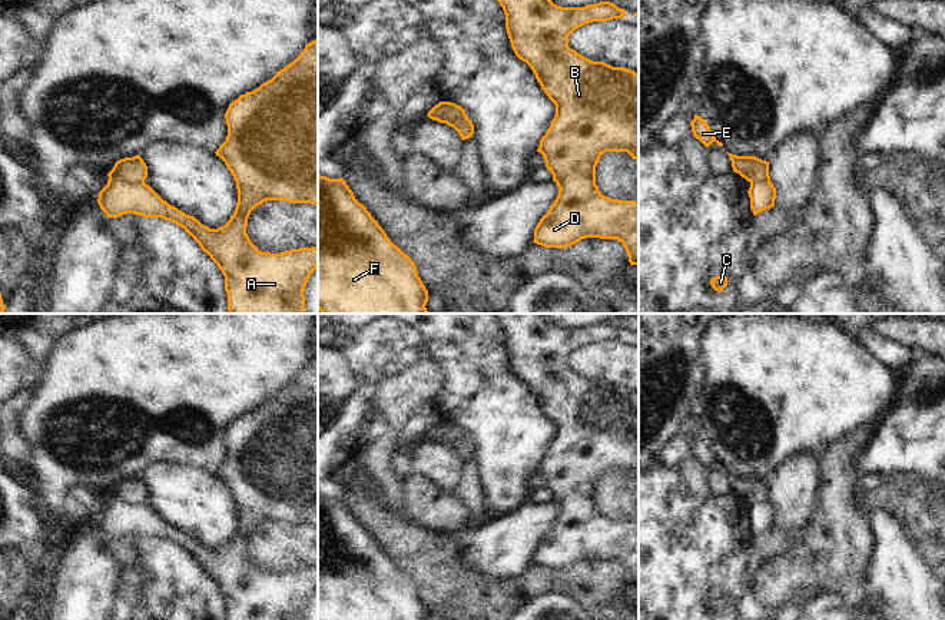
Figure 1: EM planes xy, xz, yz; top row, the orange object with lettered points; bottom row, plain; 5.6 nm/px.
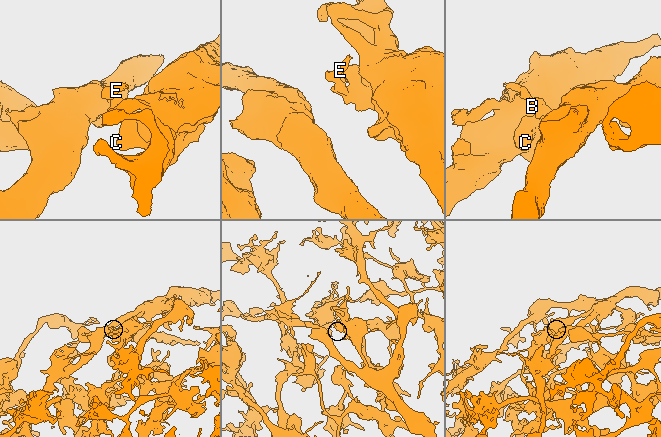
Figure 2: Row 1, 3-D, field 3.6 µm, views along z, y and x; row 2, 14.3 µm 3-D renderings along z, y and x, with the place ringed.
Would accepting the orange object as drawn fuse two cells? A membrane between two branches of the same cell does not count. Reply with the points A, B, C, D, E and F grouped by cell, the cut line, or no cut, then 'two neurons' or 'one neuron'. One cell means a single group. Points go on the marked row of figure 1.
A B C D F / E | xz (438, 103), (451, 119), (461, 119), (466, 115) | two neurons

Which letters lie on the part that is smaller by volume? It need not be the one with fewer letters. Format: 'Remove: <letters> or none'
Remove: E

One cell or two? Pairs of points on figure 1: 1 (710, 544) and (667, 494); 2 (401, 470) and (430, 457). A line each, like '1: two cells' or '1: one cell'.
1: one cell
2: two cells

